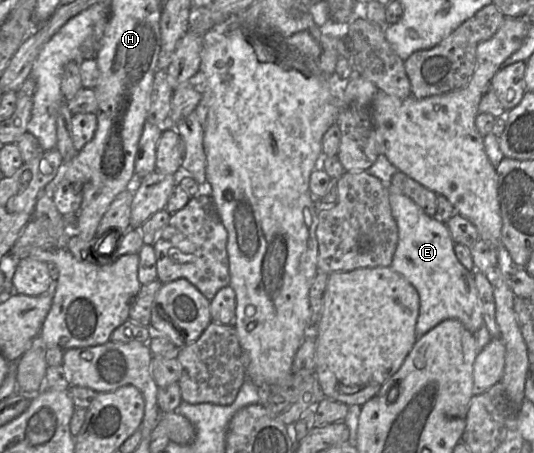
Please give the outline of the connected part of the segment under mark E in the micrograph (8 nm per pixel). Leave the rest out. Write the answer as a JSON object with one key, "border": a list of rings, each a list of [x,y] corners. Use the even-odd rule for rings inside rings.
{"border":[[[389,187],[391,213],[398,228],[398,244],[391,269],[403,276],[417,290],[420,298],[416,340],[447,319],[460,321],[472,333],[484,325],[482,303],[475,285],[474,271],[467,270],[456,257],[446,224],[430,217],[409,197]]]}

